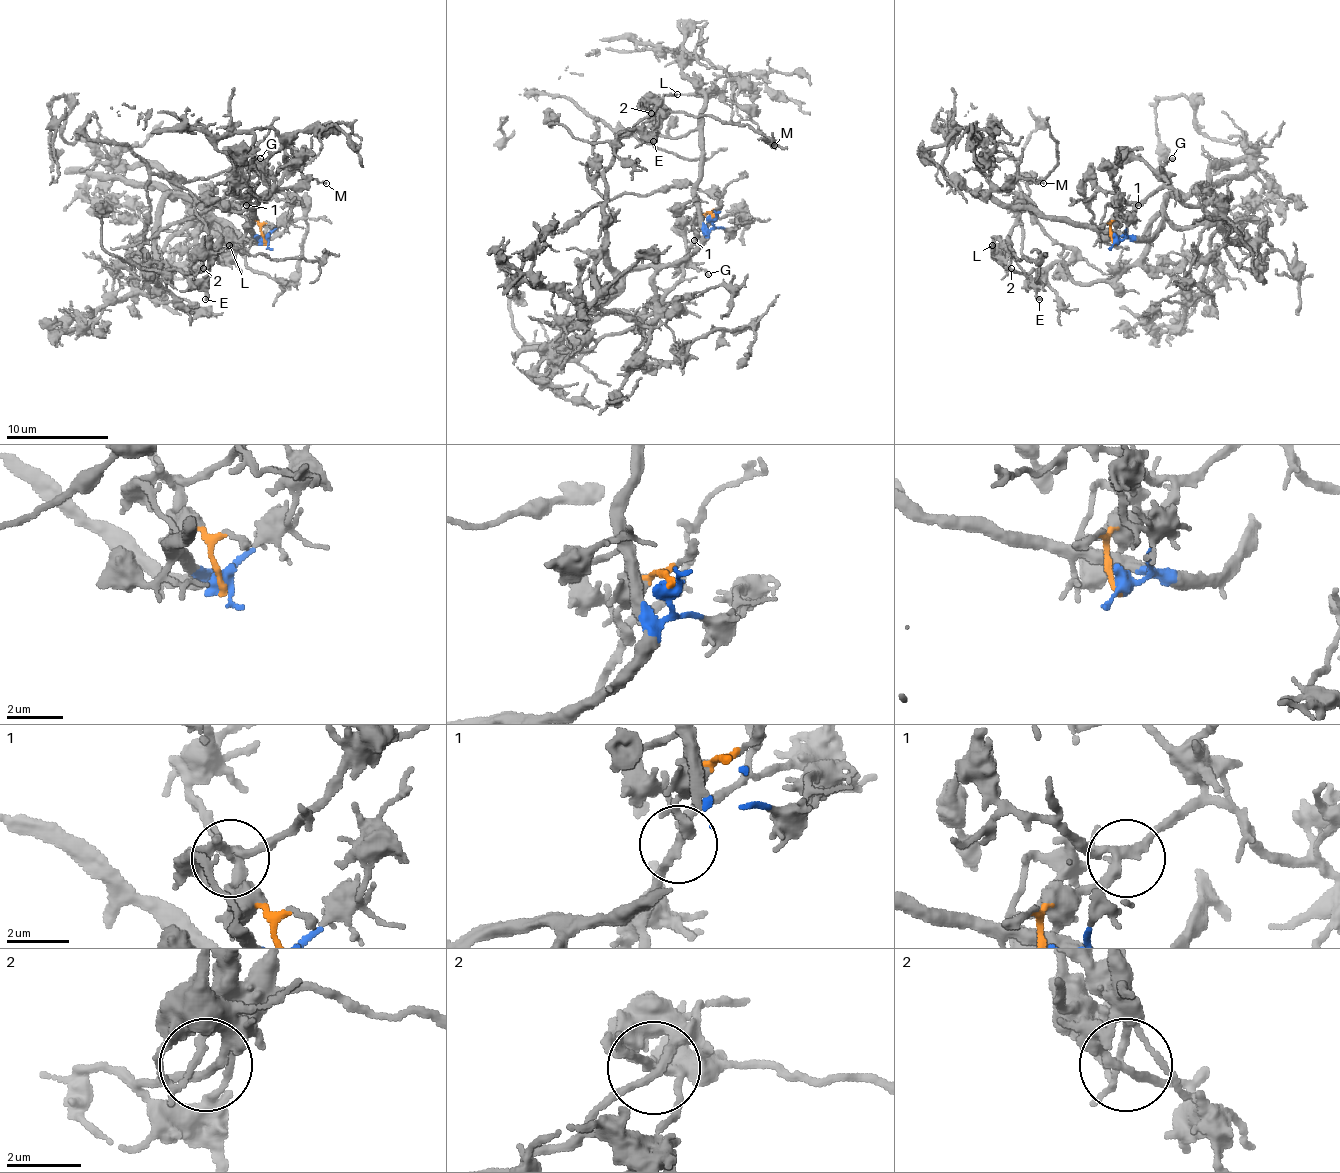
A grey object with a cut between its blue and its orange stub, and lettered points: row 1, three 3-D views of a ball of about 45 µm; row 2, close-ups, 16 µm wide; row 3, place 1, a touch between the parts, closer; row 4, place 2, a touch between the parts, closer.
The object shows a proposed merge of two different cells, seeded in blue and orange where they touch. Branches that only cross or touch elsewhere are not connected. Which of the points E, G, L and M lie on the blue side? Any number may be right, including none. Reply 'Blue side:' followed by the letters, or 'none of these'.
Blue side: E, L, M

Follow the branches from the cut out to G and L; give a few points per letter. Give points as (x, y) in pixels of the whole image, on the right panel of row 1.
G: (1114, 241), (1111, 224), (1127, 216), (1162, 183), (1162, 167), (1173, 157)
L: (1114, 241), (1152, 234), (1170, 193), (1150, 246), (1111, 280), (1076, 282), (1060, 262), (1014, 272), (991, 244)

